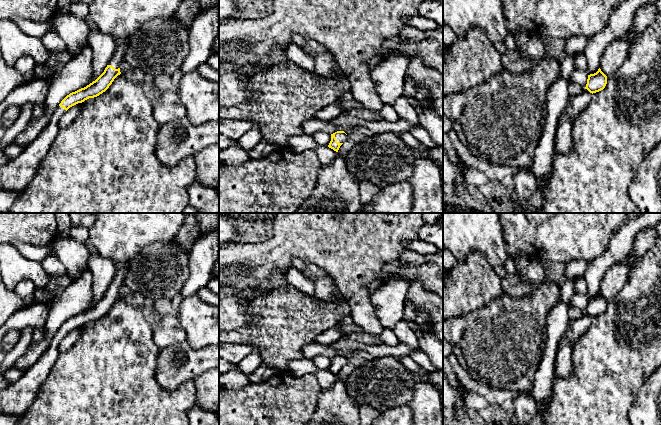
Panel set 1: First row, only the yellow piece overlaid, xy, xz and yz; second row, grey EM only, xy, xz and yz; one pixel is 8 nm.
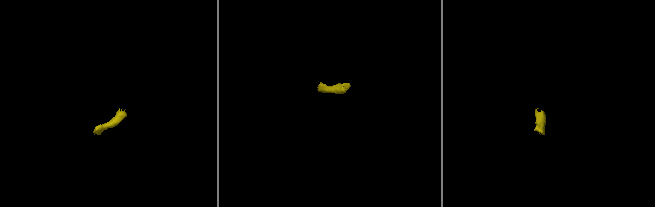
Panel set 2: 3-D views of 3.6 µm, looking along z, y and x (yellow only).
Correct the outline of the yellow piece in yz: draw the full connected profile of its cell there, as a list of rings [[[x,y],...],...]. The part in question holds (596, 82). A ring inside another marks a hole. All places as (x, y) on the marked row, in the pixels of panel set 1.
[[[599,68],[594,74],[588,75],[587,84],[585,89],[590,93],[596,93],[605,88],[607,84],[607,76]]]

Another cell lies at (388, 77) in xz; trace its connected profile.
[[[390,53],[370,72],[375,91],[383,104],[393,105],[404,96],[404,81],[411,58]]]

